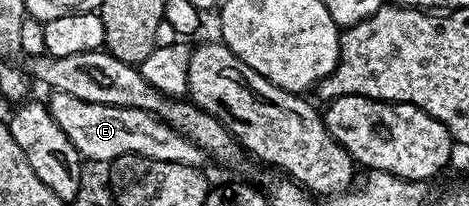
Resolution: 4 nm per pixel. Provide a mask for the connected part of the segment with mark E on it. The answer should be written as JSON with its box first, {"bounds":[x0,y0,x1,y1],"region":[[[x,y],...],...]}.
{"bounds":[46,91,206,168],"region":[[[52,91],[50,97],[52,100],[46,103],[48,111],[85,160],[97,159],[107,164],[123,155],[141,155],[154,161],[170,161],[198,168],[205,166],[206,152],[201,147],[148,111],[78,101],[78,97],[70,97],[70,93],[61,91]]]}

